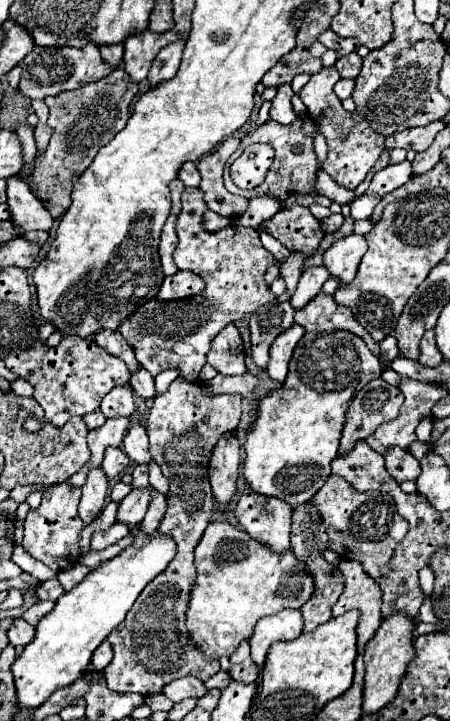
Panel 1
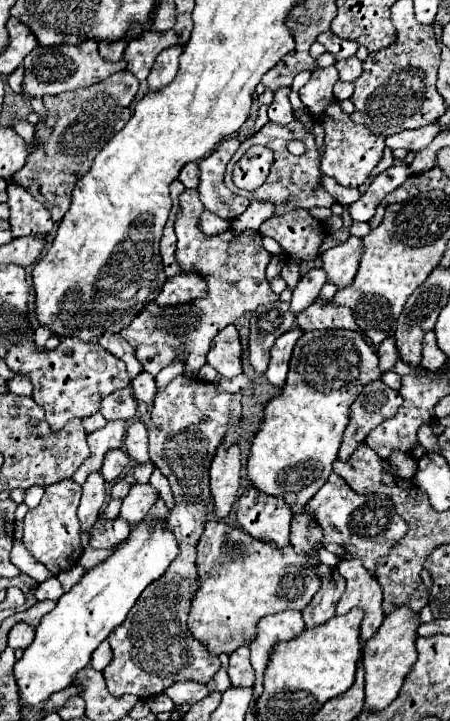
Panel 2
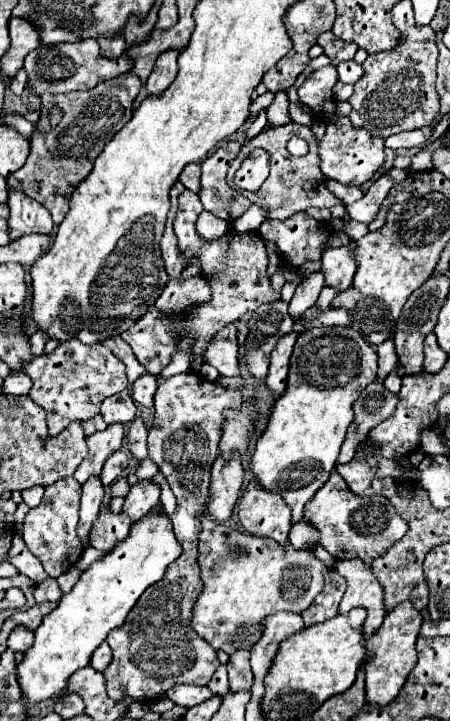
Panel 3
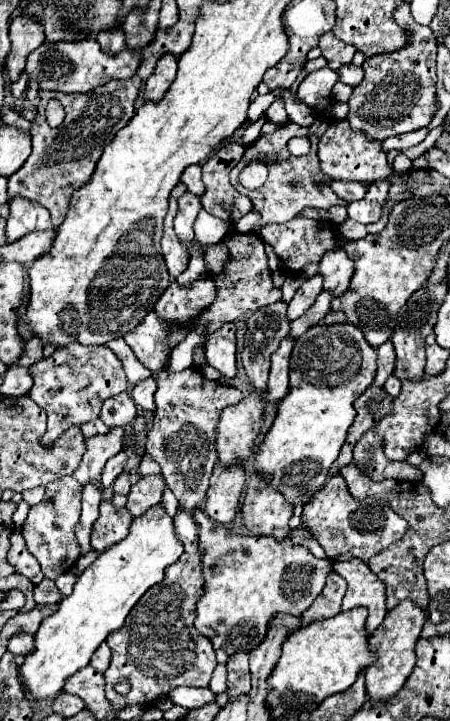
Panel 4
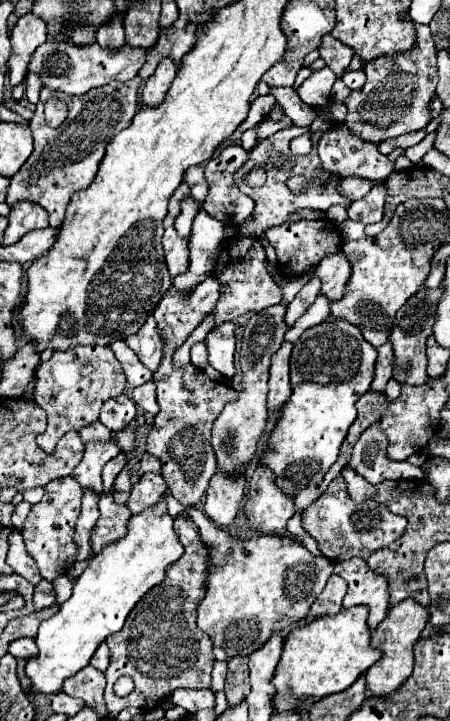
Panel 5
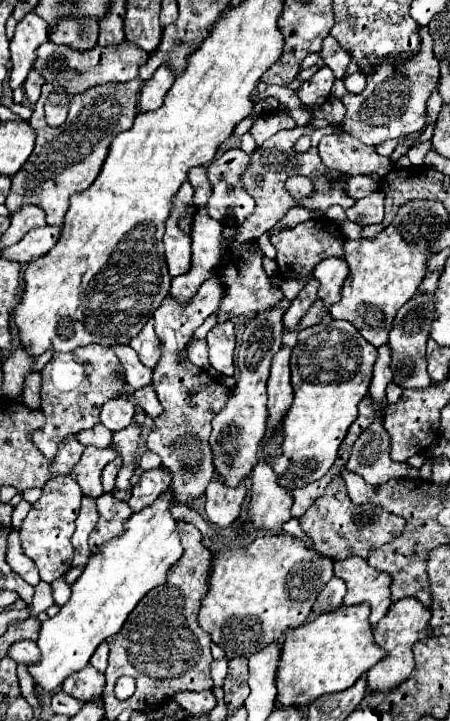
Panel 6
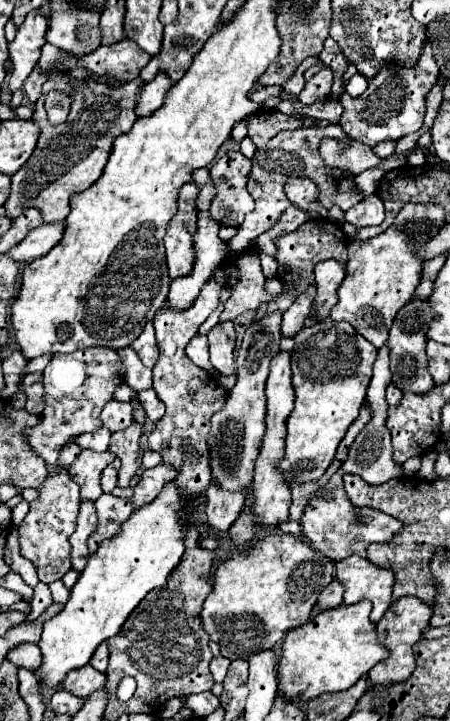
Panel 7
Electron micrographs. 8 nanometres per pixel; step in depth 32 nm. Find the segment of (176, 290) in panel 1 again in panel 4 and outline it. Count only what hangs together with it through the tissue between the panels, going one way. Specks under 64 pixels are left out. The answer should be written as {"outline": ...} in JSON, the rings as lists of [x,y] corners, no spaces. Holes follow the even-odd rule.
{"outline":[[[210,278],[194,280],[192,284],[186,286],[180,286],[176,284],[176,280],[172,280],[170,286],[160,296],[160,300],[156,302],[154,310],[168,324],[188,324],[206,306],[210,306],[212,300],[214,282]]]}

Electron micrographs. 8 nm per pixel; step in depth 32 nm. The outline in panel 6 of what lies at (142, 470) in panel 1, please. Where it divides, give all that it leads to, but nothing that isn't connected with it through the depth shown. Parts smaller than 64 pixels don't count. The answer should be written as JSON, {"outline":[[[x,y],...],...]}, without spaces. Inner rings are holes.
{"outline":[[[144,452],[142,454],[142,458],[140,458],[140,468],[142,470],[154,470],[154,468],[158,468],[160,466],[160,458],[156,456],[156,454],[152,454],[152,452]]]}

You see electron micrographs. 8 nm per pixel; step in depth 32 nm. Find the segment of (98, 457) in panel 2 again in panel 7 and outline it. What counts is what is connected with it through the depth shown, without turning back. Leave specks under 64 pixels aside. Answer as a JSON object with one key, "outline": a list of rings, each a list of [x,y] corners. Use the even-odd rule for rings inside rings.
{"outline":[[[82,450],[80,458],[72,464],[68,472],[80,486],[80,496],[86,500],[96,500],[102,496],[102,488],[100,488],[100,474],[102,470],[114,460],[116,456],[108,450],[104,452],[96,452],[96,450]]]}

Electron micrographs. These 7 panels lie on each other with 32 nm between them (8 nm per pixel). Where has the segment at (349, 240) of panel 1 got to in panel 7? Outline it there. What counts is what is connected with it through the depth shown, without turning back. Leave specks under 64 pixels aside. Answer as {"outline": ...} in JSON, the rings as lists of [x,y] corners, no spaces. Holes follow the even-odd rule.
{"outline":[[[324,260],[320,264],[316,264],[314,268],[316,274],[316,320],[324,320],[328,318],[330,308],[336,304],[338,300],[338,288],[346,276],[346,264],[340,264],[336,260]]]}

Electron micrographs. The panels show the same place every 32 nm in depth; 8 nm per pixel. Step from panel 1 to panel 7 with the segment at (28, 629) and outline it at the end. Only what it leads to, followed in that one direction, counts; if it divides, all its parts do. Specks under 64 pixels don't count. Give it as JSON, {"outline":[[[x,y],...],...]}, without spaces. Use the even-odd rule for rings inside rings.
{"outline":[[[18,644],[16,648],[12,648],[12,652],[8,652],[8,660],[14,662],[16,666],[24,666],[24,668],[32,670],[32,668],[40,666],[42,654],[36,644]]]}

